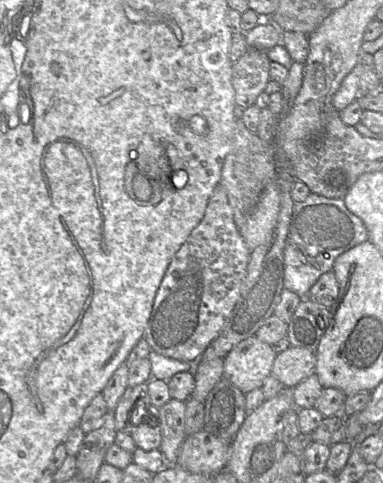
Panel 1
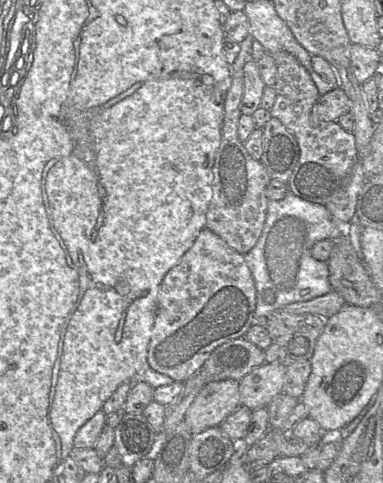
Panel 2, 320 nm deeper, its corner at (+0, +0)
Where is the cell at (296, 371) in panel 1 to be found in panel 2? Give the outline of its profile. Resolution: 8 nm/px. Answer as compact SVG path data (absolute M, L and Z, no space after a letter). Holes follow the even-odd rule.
M264 362L245 375L239 381L241 404L252 411L267 407L278 394L283 392L286 365Z

